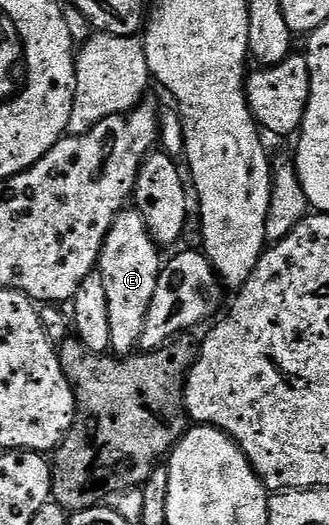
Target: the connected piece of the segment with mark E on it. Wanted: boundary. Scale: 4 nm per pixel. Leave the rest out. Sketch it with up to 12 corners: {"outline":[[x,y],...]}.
{"outline":[[126,208],[101,249],[111,350],[141,345],[162,251]]}

